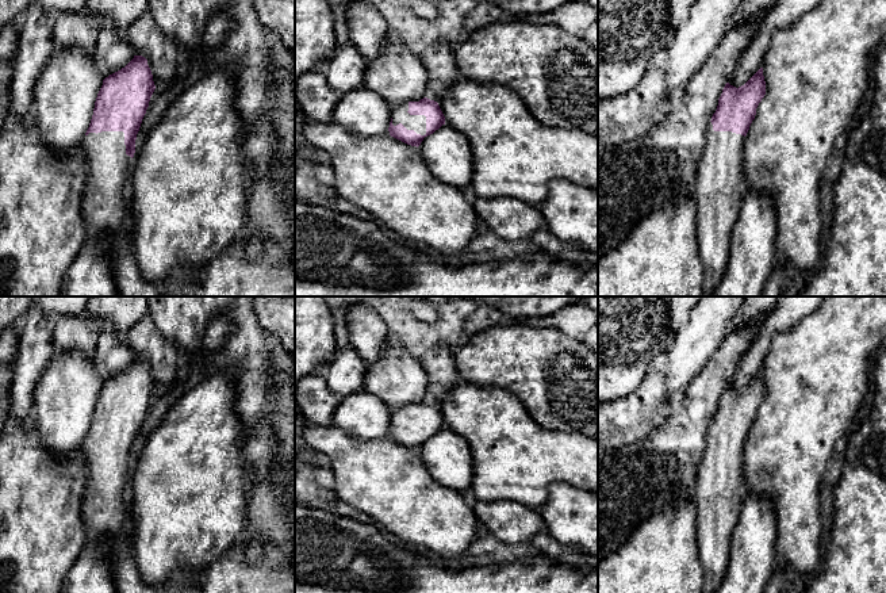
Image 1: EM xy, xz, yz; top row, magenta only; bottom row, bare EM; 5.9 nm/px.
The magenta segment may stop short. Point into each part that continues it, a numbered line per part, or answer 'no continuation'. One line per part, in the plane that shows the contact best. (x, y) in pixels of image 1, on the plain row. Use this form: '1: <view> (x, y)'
1: xz (399, 417)

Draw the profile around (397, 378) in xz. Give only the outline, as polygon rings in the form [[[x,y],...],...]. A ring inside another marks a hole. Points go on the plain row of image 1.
[[[391,336],[379,359],[367,368],[364,391],[380,398],[391,410],[398,410],[426,401],[427,382],[419,359]]]

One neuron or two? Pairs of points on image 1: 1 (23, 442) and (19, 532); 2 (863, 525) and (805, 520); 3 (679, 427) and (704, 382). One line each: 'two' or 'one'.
1: one
2: two
3: one

